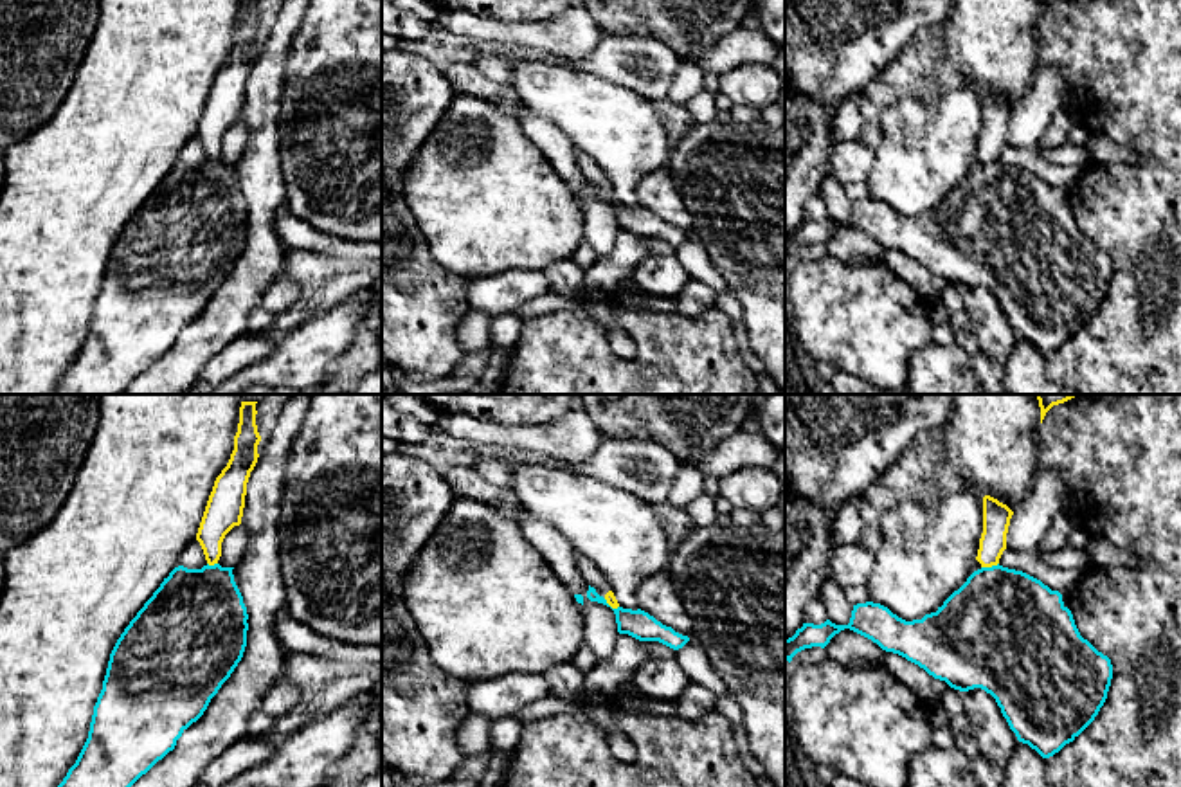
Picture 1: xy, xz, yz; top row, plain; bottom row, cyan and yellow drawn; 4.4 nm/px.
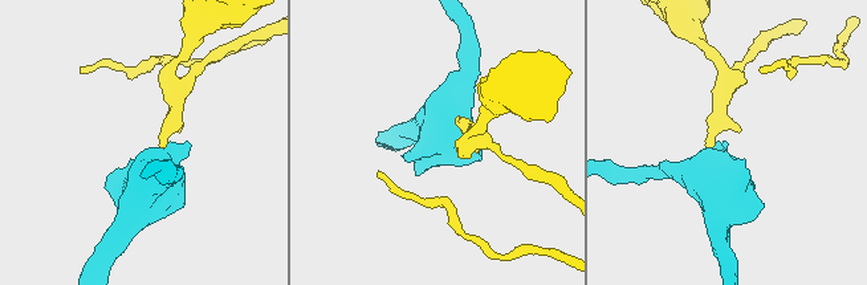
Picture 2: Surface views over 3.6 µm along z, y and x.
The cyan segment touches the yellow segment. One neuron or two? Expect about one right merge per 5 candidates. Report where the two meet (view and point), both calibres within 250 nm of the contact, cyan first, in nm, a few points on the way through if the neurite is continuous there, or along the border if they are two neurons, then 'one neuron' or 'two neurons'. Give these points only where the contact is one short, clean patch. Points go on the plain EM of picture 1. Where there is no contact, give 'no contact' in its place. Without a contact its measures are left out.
yz (989, 164) | 480/130 nm | along yz (998, 159), (982, 164) | two neurons

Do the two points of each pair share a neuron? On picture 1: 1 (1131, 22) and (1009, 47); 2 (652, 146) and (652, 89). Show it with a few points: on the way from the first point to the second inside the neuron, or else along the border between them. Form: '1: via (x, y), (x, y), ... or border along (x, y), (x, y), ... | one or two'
1: border along (1041, 20), (1037, 26), (1036, 67) | two
2: border along (613, 80), (632, 87), (650, 101) | two

